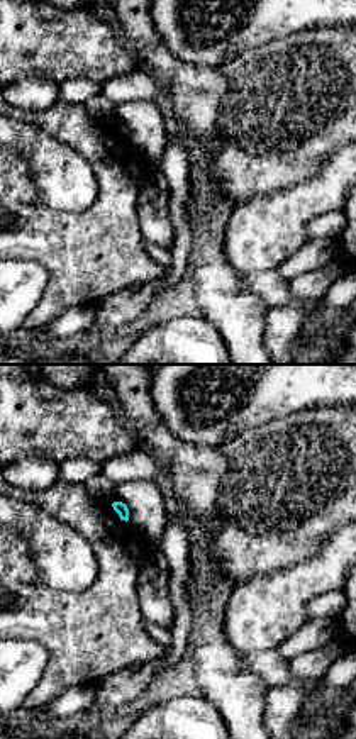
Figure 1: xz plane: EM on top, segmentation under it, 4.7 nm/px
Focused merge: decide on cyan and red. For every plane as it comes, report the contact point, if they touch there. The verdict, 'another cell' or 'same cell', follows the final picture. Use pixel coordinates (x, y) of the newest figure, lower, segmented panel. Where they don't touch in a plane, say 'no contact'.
no contact

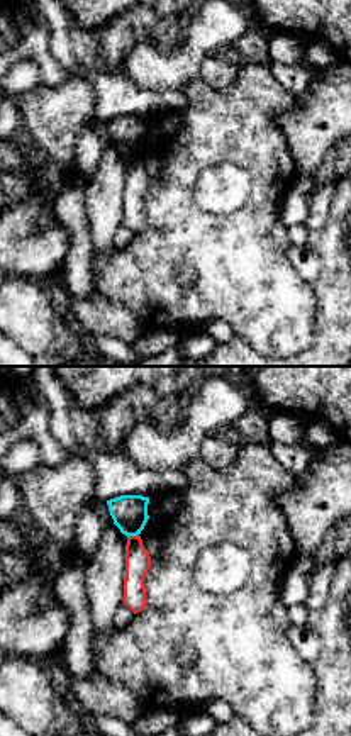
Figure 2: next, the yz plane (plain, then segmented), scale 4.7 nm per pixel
(133, 535)

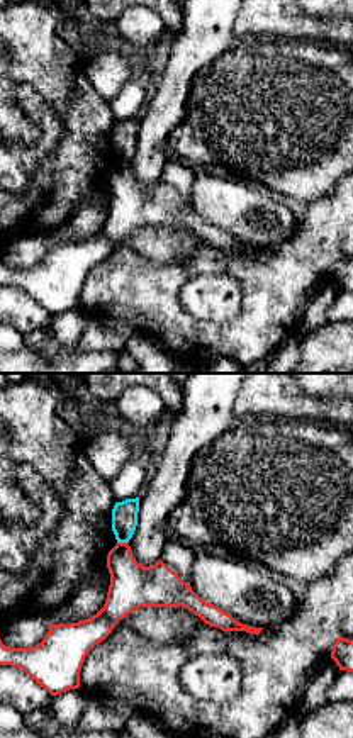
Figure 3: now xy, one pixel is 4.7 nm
(123, 542)

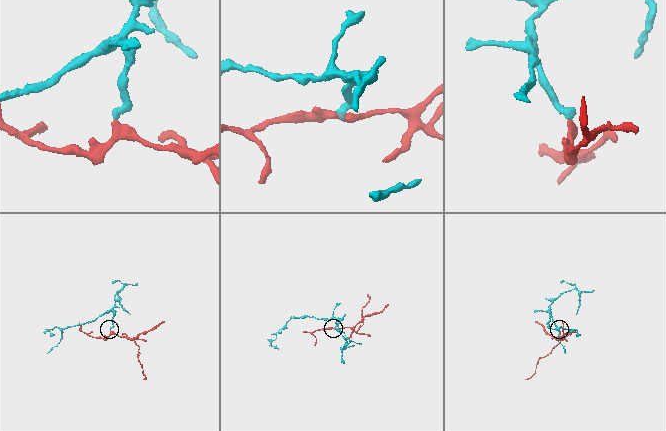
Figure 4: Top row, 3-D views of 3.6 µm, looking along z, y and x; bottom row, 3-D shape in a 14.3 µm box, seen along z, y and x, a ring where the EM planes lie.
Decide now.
another cell

